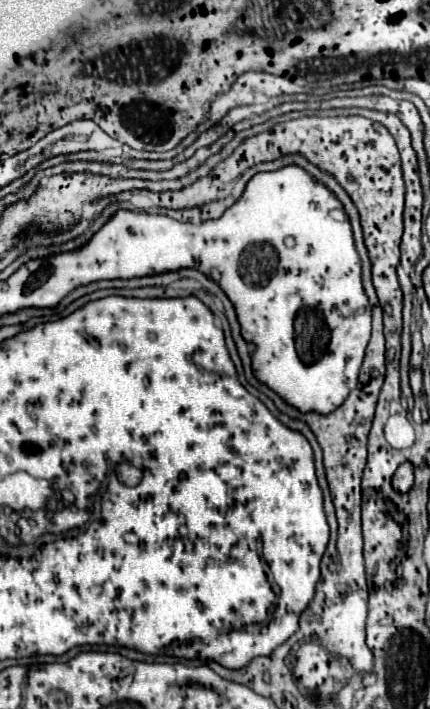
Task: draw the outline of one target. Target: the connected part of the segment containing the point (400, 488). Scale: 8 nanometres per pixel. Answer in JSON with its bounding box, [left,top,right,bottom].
[392,463,414,493]

